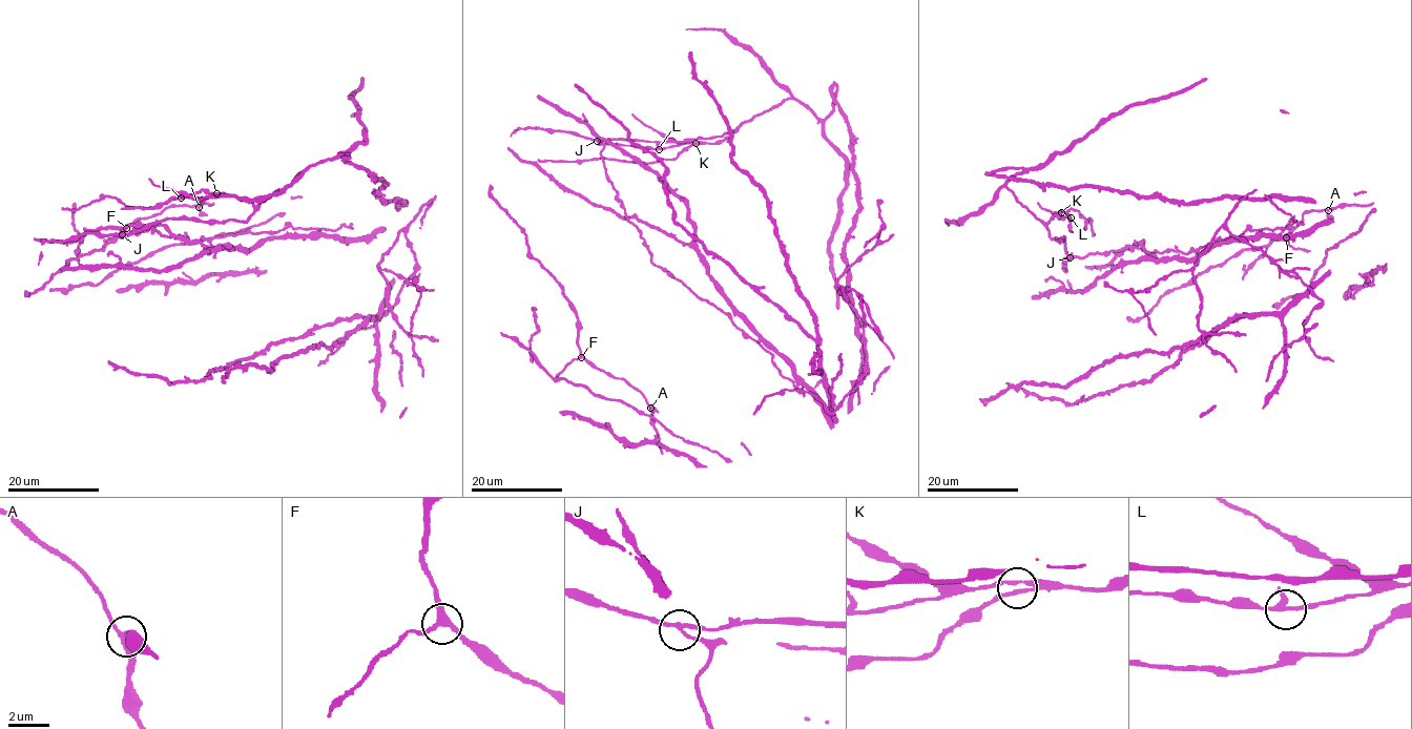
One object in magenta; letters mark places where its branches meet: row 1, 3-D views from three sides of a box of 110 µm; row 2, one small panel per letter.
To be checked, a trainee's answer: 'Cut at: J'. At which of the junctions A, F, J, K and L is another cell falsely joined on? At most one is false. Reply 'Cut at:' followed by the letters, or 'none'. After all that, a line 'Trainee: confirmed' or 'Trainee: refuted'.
Cut at: J
Trainee: confirmed

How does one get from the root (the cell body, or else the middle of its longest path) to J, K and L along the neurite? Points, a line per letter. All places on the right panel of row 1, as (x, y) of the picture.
J: (1021, 204), (1042, 223), (1052, 238), (1065, 240), (1071, 257)
K: (1021, 204), (1045, 223), (1061, 212)
L: (1021, 204), (1045, 223), (1059, 212), (1063, 217), (1071, 217)

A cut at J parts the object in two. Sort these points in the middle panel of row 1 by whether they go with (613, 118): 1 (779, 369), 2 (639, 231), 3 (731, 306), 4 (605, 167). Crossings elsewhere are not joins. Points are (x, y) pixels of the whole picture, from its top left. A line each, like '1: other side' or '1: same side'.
1: other side
2: other side
3: same side
4: other side

